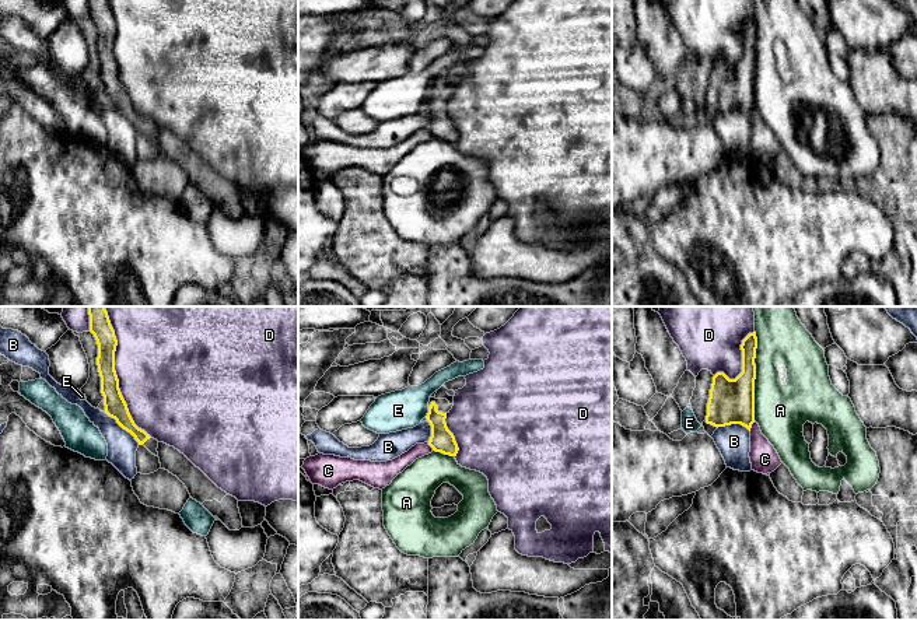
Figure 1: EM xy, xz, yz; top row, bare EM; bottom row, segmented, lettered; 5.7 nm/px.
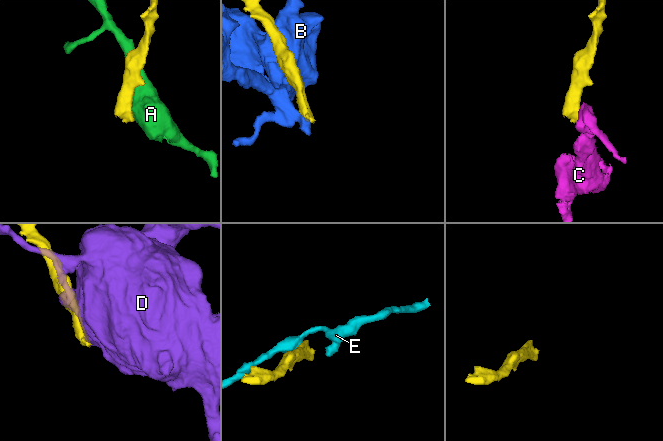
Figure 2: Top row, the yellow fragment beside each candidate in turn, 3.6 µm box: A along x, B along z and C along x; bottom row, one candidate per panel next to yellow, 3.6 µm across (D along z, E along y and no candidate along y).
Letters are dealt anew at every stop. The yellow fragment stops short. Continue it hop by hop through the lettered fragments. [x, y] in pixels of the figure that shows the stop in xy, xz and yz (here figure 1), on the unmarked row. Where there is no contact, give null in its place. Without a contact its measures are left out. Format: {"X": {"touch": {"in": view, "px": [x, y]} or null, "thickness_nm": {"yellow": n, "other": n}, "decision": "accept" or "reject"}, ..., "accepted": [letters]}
{"A": {"touch": {"in": "yz", "px": [755, 62]}, "thickness_nm": {"yellow": 260, "other": 300}, "decision": "reject"}, "B": {"touch": {"in": "xy", "px": [122, 114]}, "thickness_nm": {"yellow": 130, "other": 170}, "decision": "reject"}, "C": {"touch": {"in": "yz", "px": [751, 112]}, "thickness_nm": {"yellow": 260, "other": 160}, "decision": "reject"}, "D": {"touch": {"in": "xy", "px": [116, 63]}, "thickness_nm": {"yellow": 130, "other": 500}, "decision": "reject"}, "E": {"touch": {"in": "xz", "px": [429, 98]}, "thickness_nm": {"yellow": 140, "other": 220}, "decision": "reject"}, "accepted": []}

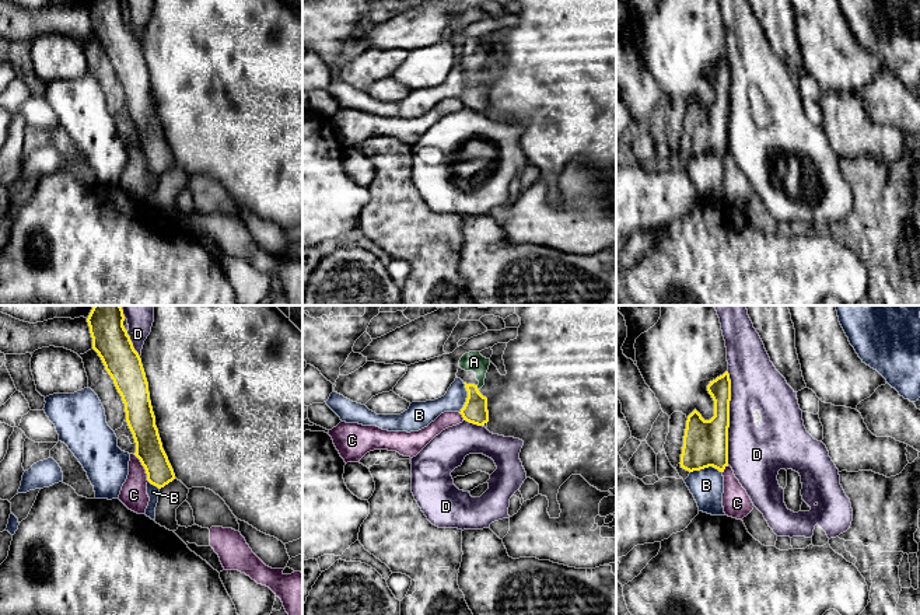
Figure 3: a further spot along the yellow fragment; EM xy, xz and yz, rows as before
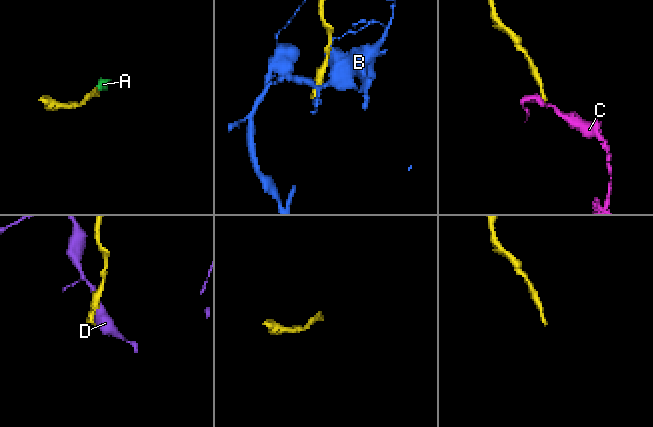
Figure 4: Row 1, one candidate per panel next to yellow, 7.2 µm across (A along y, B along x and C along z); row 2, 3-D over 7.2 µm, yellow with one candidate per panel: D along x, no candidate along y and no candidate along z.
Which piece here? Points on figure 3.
{"A": {"touch": {"in": "xz", "px": [476, 74]}, "thickness_nm": {"yellow": 140, "other": 110}, "decision": "accept"}, "B": {"touch": {"in": "yz", "px": [706, 153]}, "thickness_nm": {"yellow": 260, "other": 190}, "decision": "reject"}, "C": {"touch": {"in": "xy", "px": [144, 154]}, "thickness_nm": {"yellow": 160, "other": 160}, "decision": "reject"}, "D": {"touch": {"in": "yz", "px": [728, 104]}, "thickness_nm": {"yellow": 260, "other": 300}, "decision": "reject"}, "accepted": ["A"]}

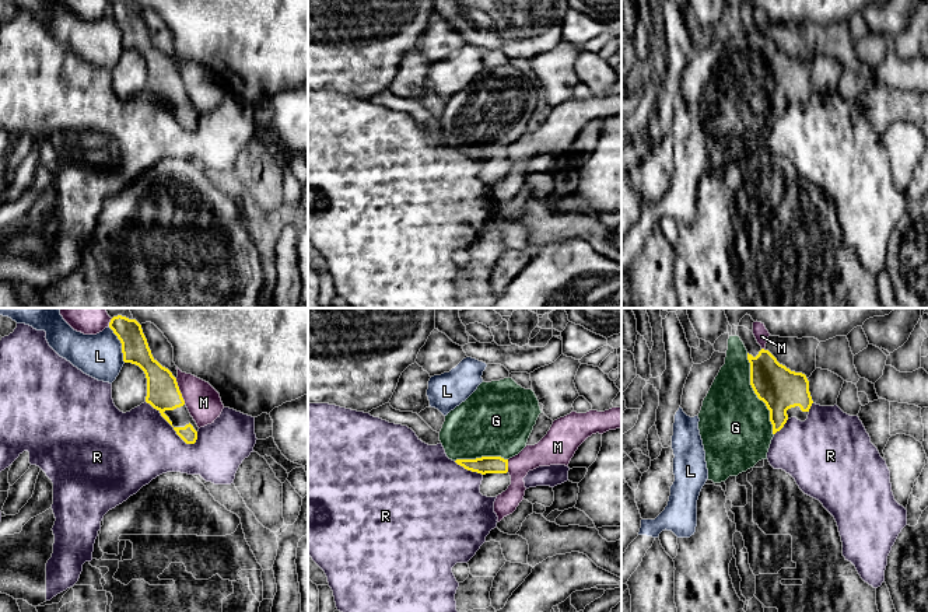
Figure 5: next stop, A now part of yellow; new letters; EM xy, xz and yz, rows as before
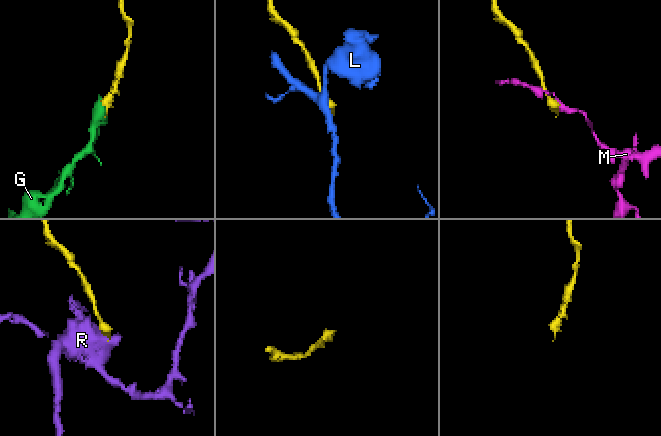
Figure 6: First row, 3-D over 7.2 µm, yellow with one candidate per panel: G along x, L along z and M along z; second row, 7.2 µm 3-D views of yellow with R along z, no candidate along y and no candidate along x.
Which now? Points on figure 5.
{"G": {"touch": {"in": "yz", "px": [755, 79]}, "thickness_nm": {"yellow": 240, "other": 400}, "decision": "accept"}, "L": {"touch": {"in": "xy", "px": [122, 31]}, "thickness_nm": {"yellow": 160, "other": 260}, "decision": "reject"}, "M": {"touch": {"in": "xy", "px": [179, 77]}, "thickness_nm": {"yellow": 190, "other": 200}, "decision": "reject"}, "R": {"touch": {"in": "xy", "px": [171, 111]}, "thickness_nm": {"yellow": 190, "other": 420}, "decision": "reject"}, "accepted": ["G"]}

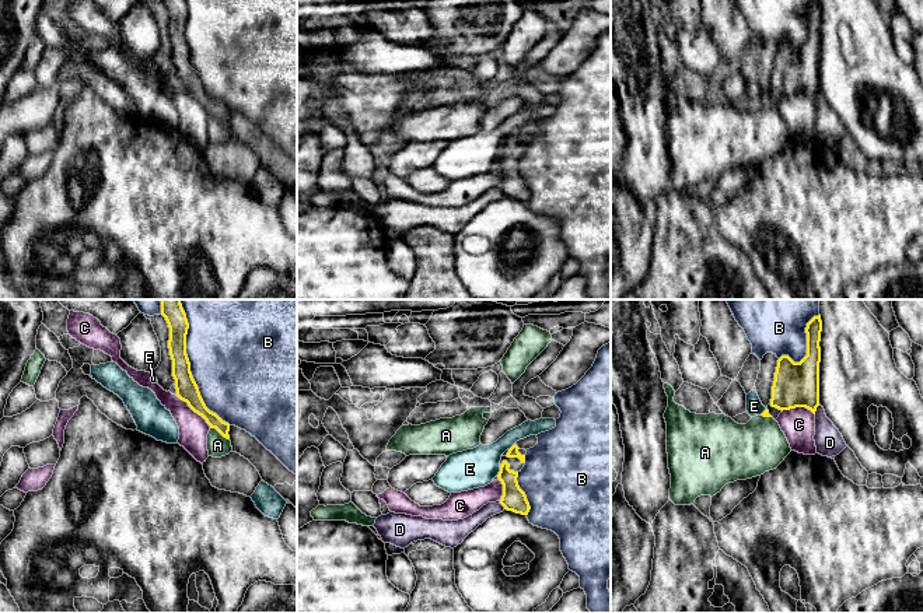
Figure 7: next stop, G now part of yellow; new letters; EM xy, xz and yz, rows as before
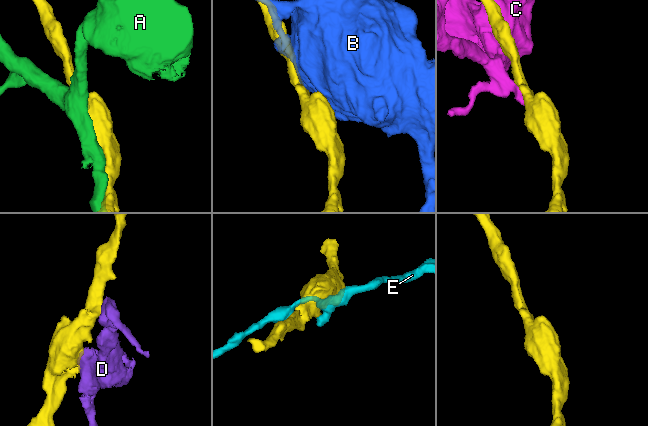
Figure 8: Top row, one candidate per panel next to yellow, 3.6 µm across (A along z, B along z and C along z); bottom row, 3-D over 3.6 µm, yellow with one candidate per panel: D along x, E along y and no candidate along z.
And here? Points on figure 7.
{"A": {"touch": {"in": "xy", "px": [220, 119]}, "thickness_nm": {"yellow": 90, "other": 120}, "decision": "reject"}, "B": {"touch": {"in": "xy", "px": [191, 59]}, "thickness_nm": {"yellow": 130, "other": 500}, "decision": "reject"}, "C": {"touch": {"in": "xy", "px": [193, 97]}, "thickness_nm": {"yellow": 130, "other": 170}, "decision": "reject"}, "D": {"touch": {"in": "yz", "px": [815, 95]}, "thickness_nm": {"yellow": 260, "other": 160}, "decision": "reject"}, "E": {"touch": {"in": "xz", "px": [500, 157]}, "thickness_nm": {"yellow": 140, "other": 220}, "decision": "reject"}, "accepted": []}

